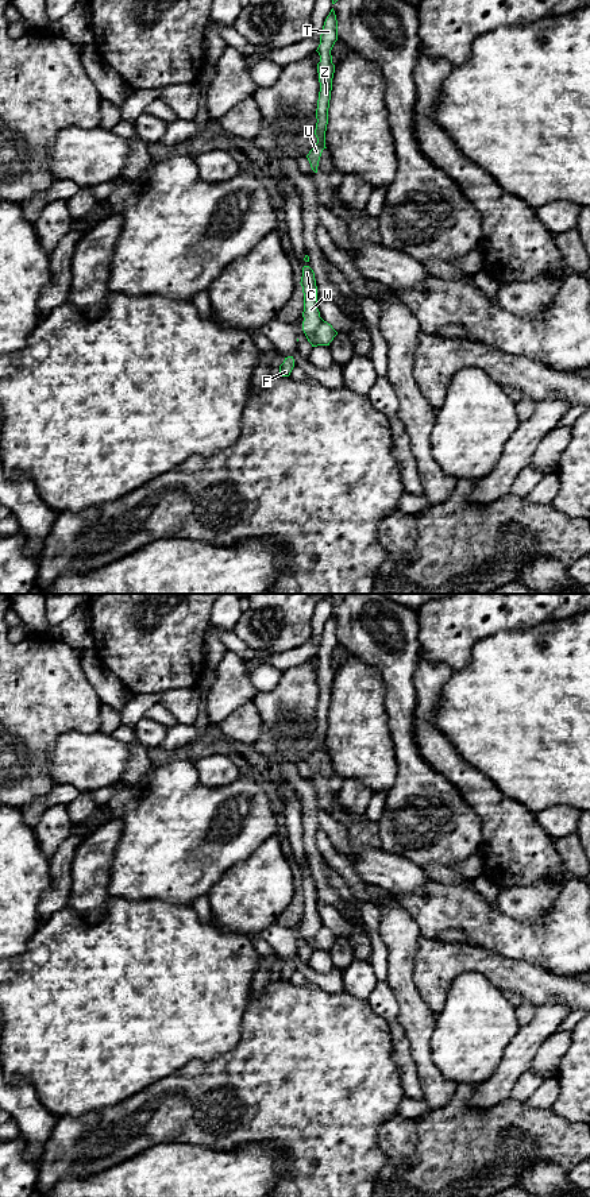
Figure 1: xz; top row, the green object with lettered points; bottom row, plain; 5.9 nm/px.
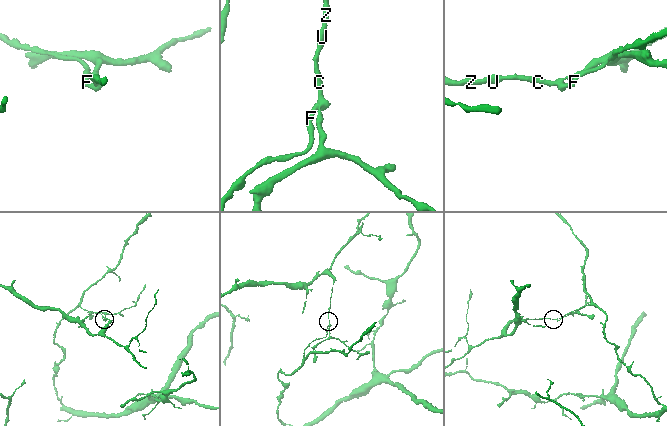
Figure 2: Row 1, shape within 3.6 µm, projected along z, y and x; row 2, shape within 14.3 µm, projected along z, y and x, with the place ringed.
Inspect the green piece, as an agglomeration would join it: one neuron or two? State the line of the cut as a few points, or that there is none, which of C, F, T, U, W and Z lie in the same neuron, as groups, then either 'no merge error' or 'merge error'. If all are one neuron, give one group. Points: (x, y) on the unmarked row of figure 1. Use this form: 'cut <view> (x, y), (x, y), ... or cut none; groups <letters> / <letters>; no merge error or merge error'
cut xz (323, 925), (307, 942); groups C T U W Z / F; merge error

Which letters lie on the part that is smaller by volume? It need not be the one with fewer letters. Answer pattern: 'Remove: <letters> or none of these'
Remove: C, T, U, W, Z

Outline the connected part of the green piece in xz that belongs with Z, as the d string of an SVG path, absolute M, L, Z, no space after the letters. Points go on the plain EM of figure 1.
M332 613L324 626L321 640L320 640L320 649L316 655L320 660L320 667L317 668L320 696L319 696L317 714L316 714L317 727L315 734L317 748L306 760L311 772L315 777L317 777L317 771L319 771L321 757L324 753L327 753L325 735L328 729L328 713L329 713L331 695L332 695L332 683L335 677L335 669L332 668L331 655L336 645L338 645L338 625L336 625L335 615Z

